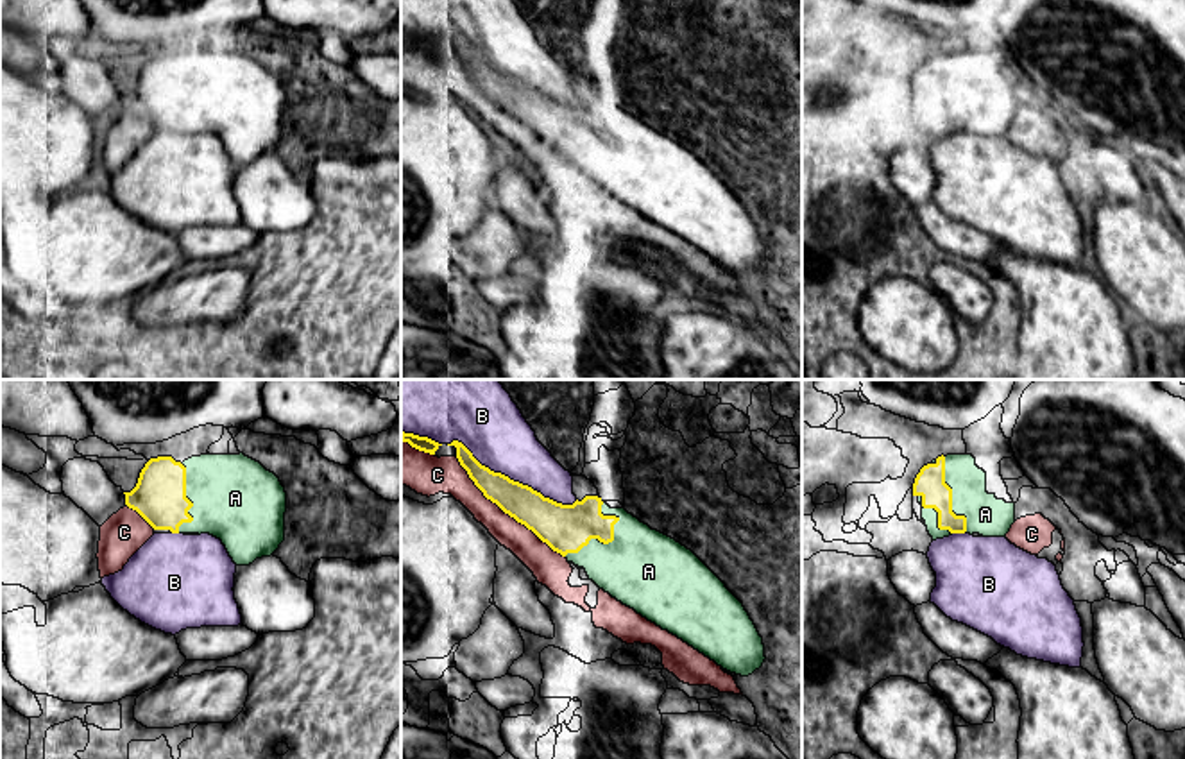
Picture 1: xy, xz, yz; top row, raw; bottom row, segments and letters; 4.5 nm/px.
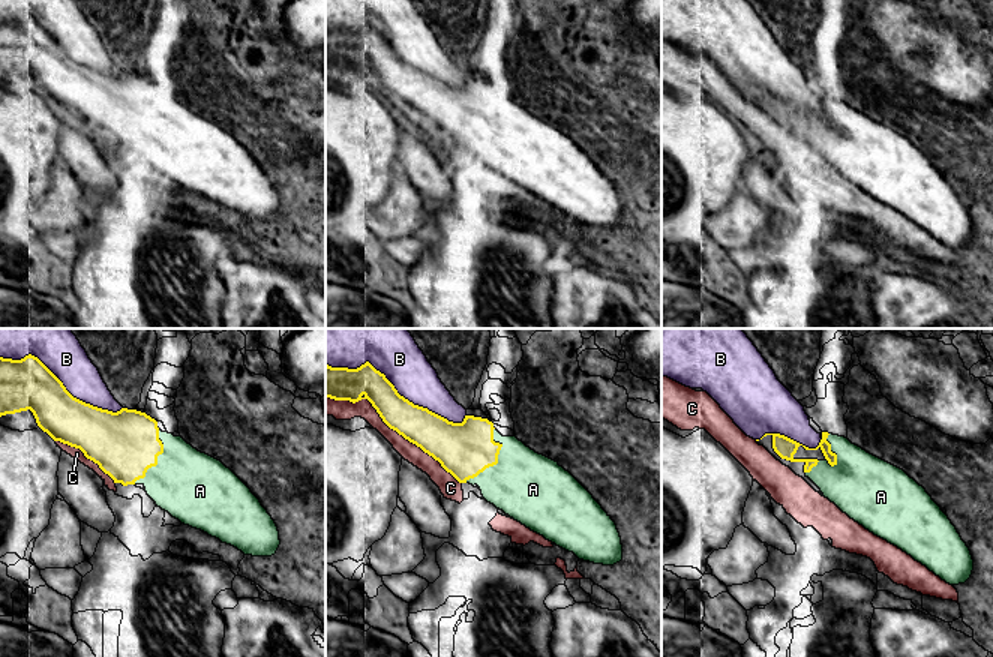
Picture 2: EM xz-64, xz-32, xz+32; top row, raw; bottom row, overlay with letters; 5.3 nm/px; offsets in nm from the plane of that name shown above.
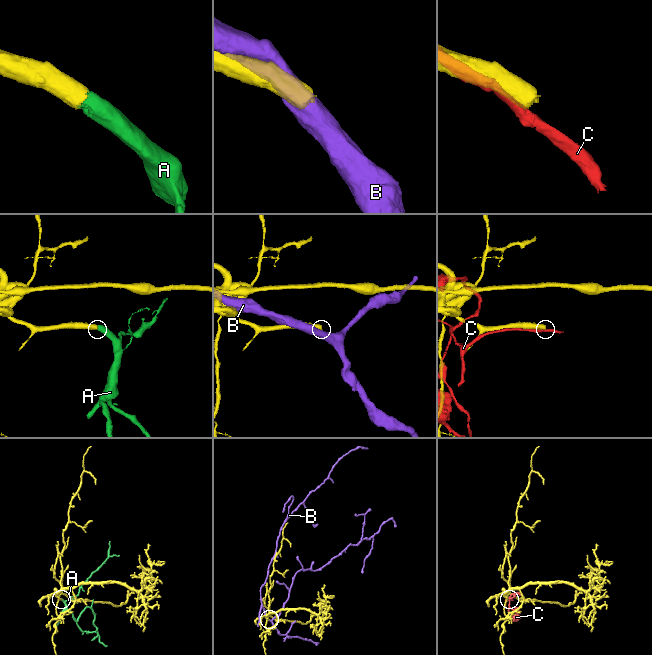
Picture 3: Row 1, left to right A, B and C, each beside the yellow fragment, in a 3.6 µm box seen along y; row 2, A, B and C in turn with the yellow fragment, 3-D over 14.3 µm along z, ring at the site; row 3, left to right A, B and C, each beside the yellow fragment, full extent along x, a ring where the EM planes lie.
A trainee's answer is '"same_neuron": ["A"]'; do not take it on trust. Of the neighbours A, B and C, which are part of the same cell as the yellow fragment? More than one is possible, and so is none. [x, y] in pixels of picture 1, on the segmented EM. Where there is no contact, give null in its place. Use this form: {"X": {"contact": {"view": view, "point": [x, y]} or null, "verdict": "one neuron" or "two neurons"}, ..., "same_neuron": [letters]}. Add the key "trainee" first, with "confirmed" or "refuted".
{"trainee": "confirmed", "A": {"contact": {"view": "xz", "point": [598, 539]}, "verdict": "one neuron"}, "B": {"contact": {"view": "xz", "point": [512, 480]}, "verdict": "two neurons"}, "C": {"contact": {"view": "xz", "point": [505, 512]}, "verdict": "two neurons"}, "same_neuron": ["A"]}

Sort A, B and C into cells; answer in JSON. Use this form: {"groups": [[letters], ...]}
{"groups": [["A"], ["B"], ["C"]]}

